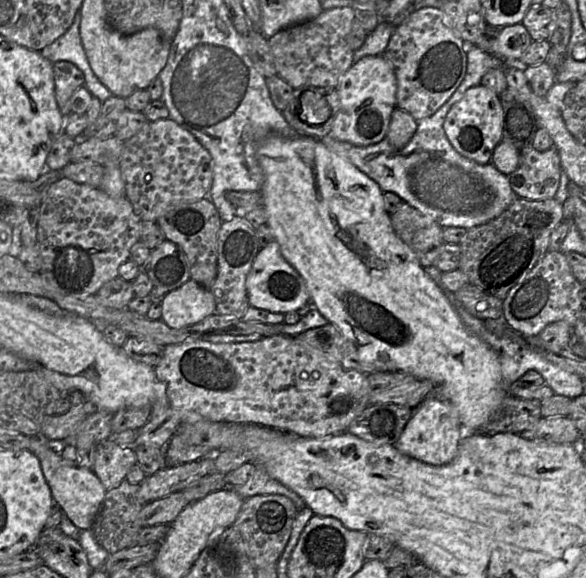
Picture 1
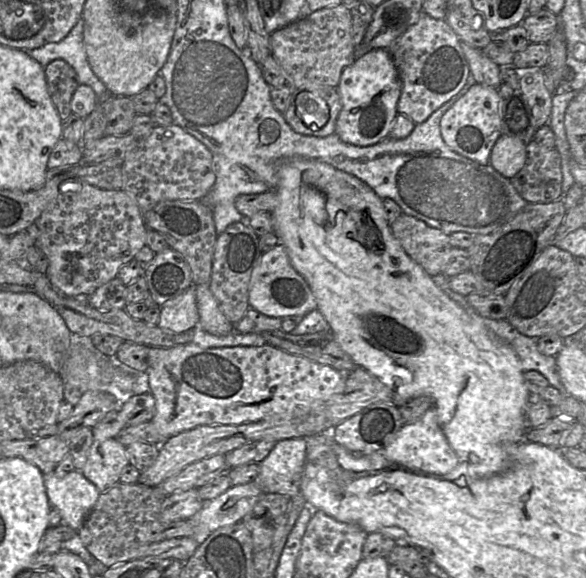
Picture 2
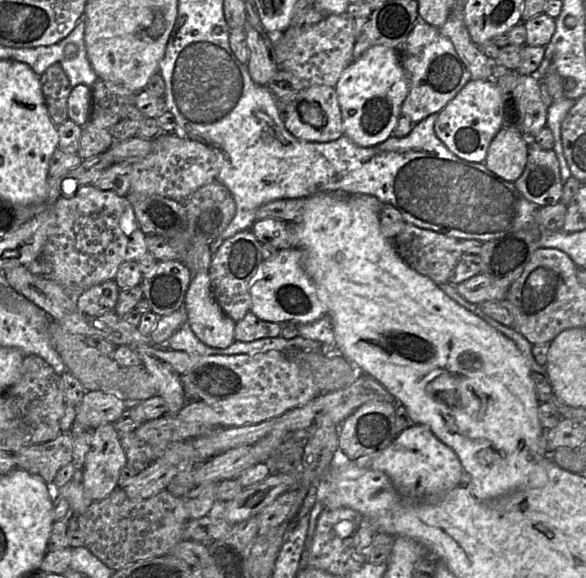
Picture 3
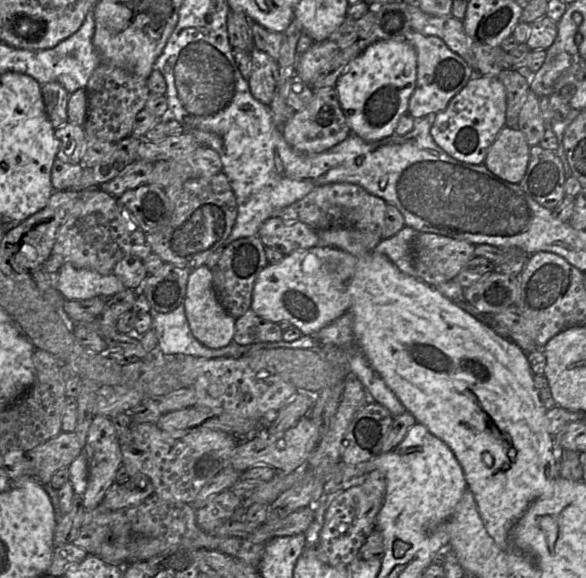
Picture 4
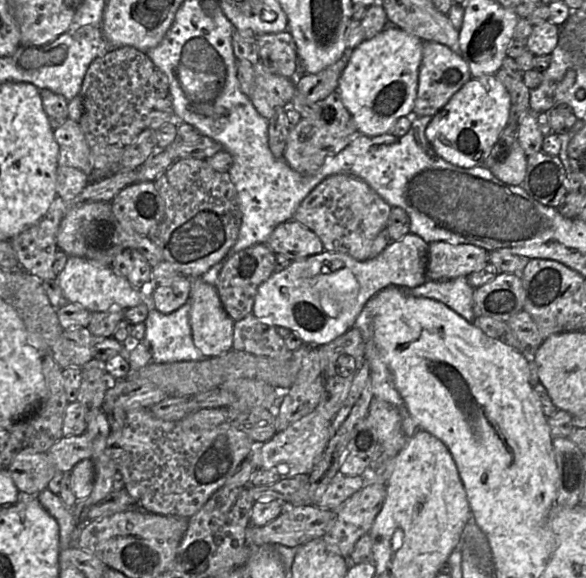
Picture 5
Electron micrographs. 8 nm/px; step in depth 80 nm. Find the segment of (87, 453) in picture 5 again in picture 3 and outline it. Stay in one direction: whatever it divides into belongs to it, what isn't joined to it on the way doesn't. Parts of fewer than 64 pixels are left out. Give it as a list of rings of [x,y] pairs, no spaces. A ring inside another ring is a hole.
[[[61,432],[56,438],[35,444],[14,453],[17,468],[40,476],[47,484],[58,470],[73,460],[73,443],[70,432]]]

